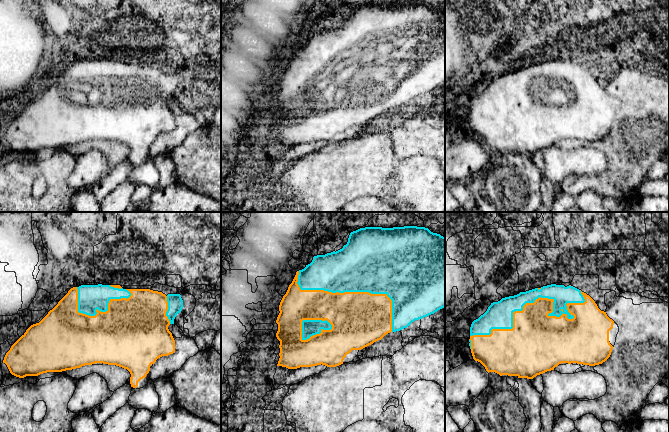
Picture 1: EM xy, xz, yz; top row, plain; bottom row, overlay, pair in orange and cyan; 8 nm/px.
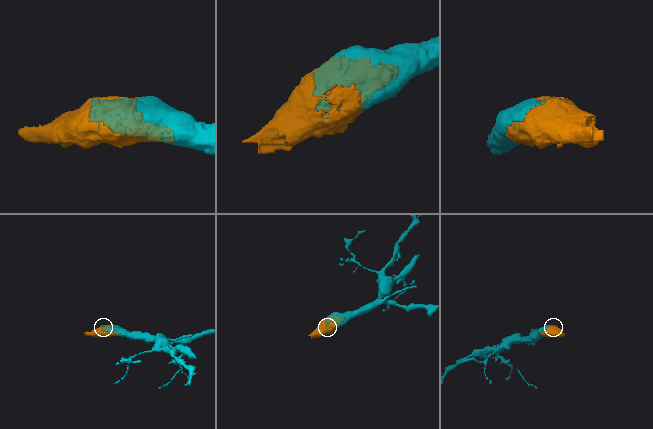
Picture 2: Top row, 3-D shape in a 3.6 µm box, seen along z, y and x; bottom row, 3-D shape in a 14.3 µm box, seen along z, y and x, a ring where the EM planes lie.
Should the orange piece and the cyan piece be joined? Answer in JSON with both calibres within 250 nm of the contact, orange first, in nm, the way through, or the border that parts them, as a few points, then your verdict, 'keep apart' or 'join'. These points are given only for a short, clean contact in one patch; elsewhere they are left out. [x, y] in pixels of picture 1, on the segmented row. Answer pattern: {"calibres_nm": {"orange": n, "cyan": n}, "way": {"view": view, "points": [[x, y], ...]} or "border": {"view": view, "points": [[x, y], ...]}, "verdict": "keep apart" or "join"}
{"calibres_nm": {"orange": 320, "cyan": 150}, "verdict": "join"}

